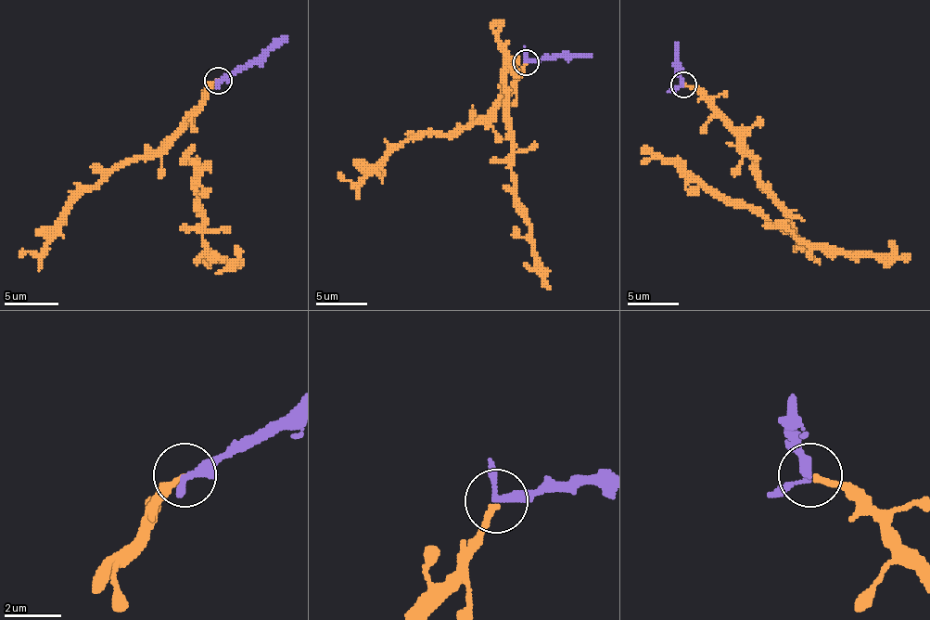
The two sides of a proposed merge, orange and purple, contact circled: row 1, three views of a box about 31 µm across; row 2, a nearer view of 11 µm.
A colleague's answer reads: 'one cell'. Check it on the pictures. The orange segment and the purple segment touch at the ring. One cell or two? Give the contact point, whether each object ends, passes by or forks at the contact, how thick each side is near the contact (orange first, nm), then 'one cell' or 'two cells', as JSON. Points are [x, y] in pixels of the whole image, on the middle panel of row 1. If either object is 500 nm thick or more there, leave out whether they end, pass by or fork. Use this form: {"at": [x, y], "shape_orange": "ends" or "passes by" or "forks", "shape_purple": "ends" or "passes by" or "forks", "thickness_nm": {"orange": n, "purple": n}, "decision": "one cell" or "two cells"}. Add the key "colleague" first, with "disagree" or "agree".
{"colleague": "agree", "at": [526, 62], "shape_orange": "ends", "shape_purple": "passes by", "thickness_nm": {"orange": 220, "purple": 260}, "decision": "one cell"}

